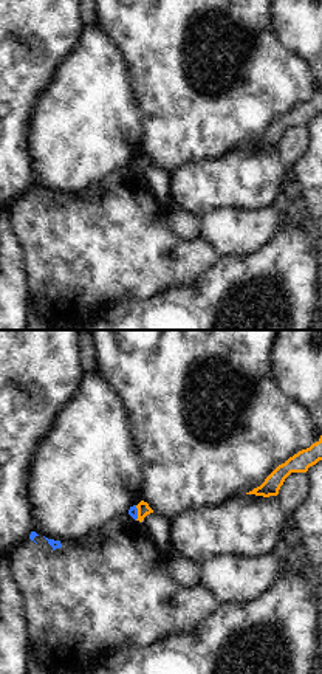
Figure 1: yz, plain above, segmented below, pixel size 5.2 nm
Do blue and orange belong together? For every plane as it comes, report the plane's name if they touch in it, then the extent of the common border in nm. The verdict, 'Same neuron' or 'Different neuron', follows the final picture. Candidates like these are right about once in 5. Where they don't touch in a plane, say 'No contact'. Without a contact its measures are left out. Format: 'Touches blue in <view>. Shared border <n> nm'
Touches blue in yz. Shared border 80 nm

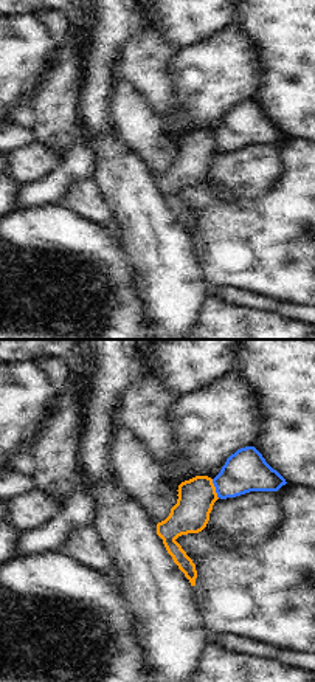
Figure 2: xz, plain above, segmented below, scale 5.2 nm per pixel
Touches blue in xz. Shared border 110 nm

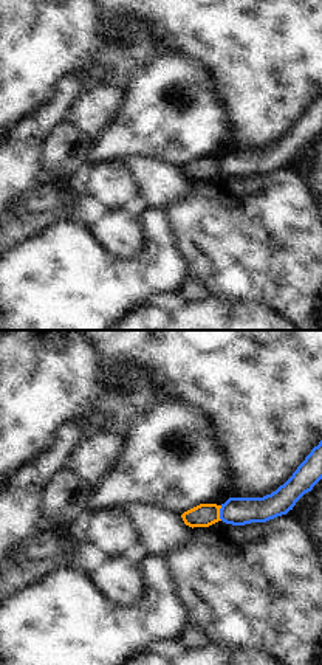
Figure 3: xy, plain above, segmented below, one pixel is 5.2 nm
Touches blue in xy. Shared border 80 nm

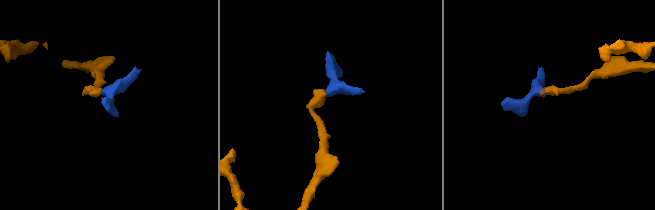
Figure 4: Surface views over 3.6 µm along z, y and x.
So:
Different neuron

